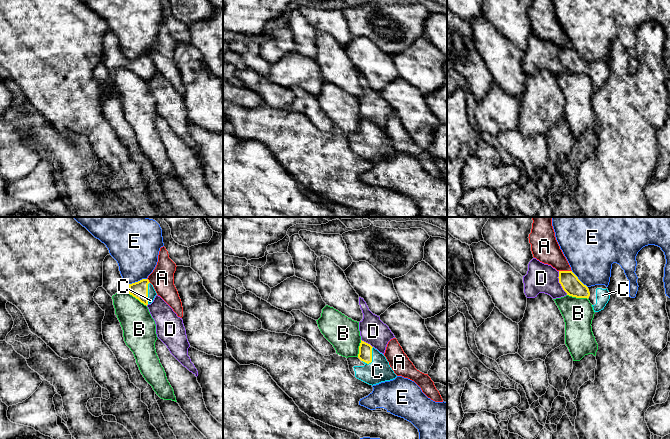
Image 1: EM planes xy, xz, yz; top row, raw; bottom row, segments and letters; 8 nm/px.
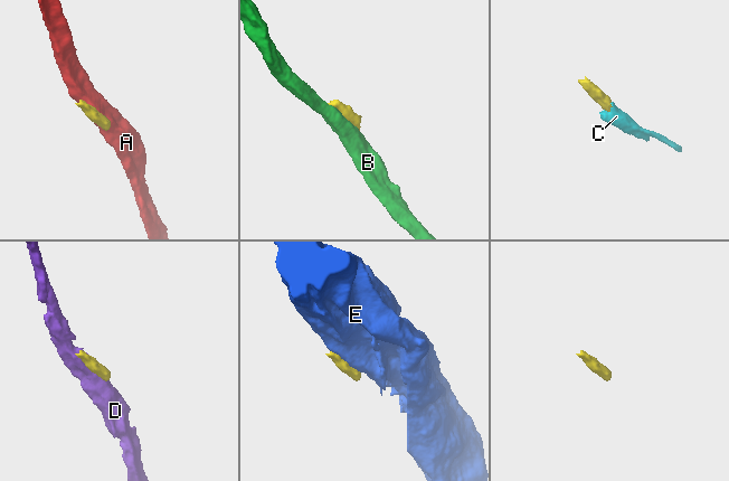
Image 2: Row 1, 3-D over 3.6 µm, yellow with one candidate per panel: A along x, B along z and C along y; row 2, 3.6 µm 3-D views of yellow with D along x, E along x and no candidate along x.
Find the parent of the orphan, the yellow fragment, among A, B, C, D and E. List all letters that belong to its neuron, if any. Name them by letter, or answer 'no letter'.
C

